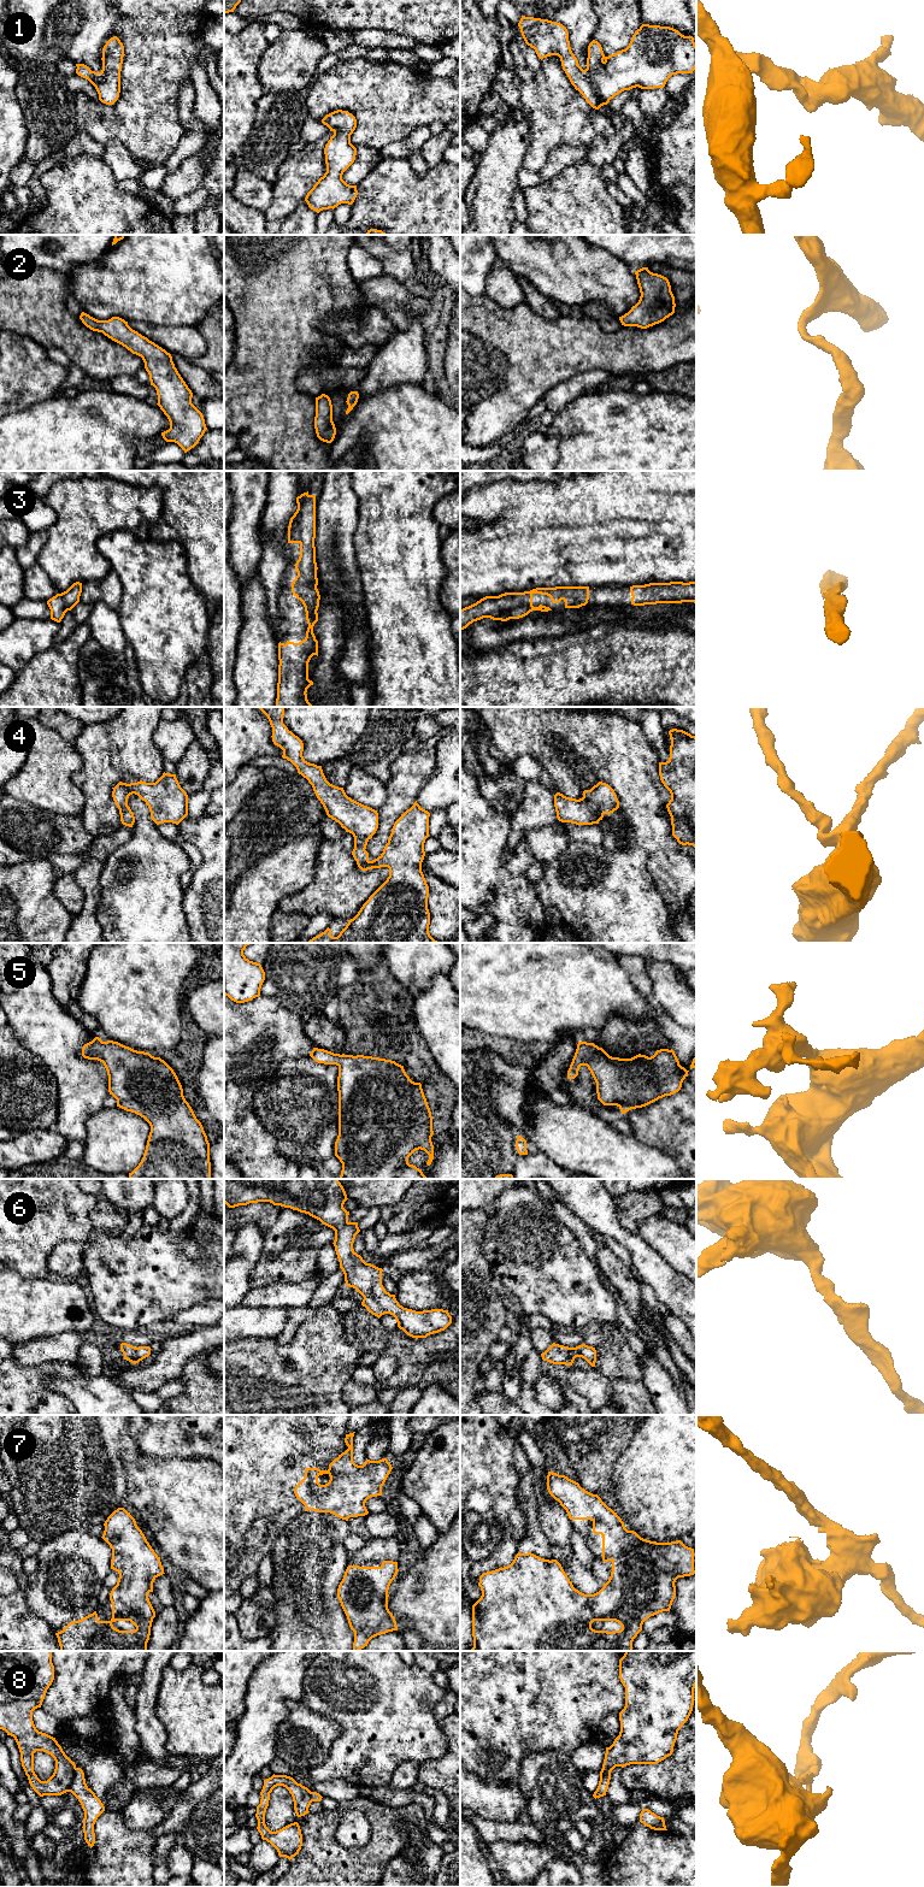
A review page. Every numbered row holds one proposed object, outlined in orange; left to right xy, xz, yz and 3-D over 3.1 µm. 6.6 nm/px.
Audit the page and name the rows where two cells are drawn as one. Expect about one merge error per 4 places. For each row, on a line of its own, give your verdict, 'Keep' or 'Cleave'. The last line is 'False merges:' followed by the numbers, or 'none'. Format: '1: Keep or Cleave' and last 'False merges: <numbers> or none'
1: Keep
2: Keep
3: Keep
4: Keep
5: Keep
6: Keep
7: Keep
8: Cleave
False merges: 8

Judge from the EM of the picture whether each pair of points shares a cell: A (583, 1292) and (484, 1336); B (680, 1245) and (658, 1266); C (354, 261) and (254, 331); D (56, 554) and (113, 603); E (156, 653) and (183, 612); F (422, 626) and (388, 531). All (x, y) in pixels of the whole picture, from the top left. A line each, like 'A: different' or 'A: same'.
A: different
B: different
C: different
D: different
E: same
F: same

